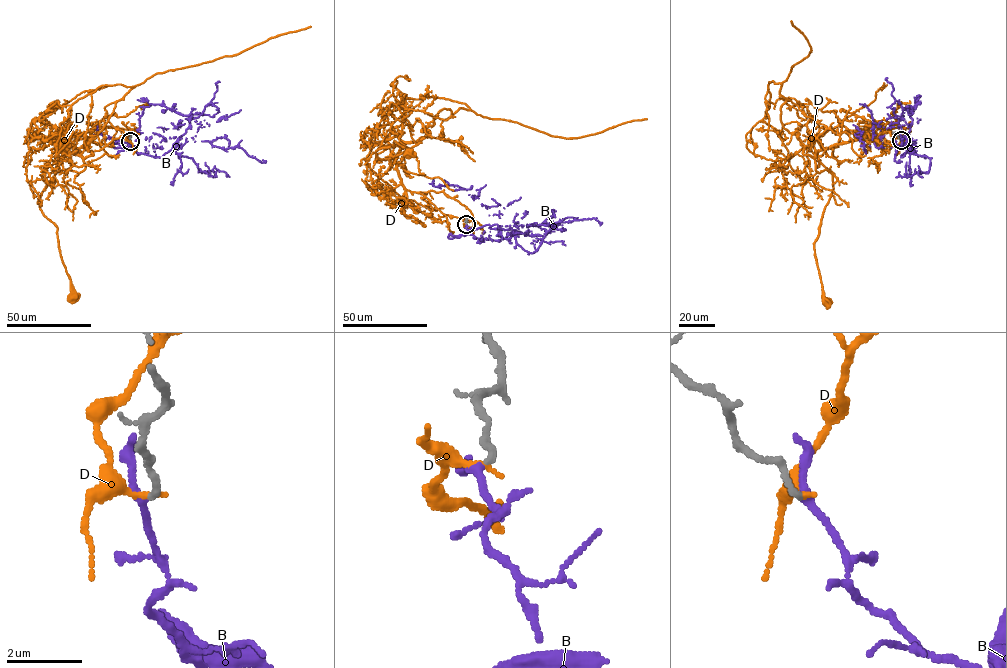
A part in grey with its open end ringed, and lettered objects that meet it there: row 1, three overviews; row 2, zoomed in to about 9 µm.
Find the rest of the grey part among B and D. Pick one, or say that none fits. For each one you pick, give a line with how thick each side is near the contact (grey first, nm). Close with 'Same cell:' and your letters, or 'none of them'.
B: 180/180 nm
Same cell: B

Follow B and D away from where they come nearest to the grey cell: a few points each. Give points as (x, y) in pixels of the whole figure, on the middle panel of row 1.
B: (466, 225), (468, 233), (486, 225), (497, 224), (512, 231), (521, 225), (546, 225), (594, 218), (600, 225)
D: (466, 224), (471, 212), (443, 192), (406, 189), (401, 144), (390, 159), (375, 151), (394, 141), (409, 153)

